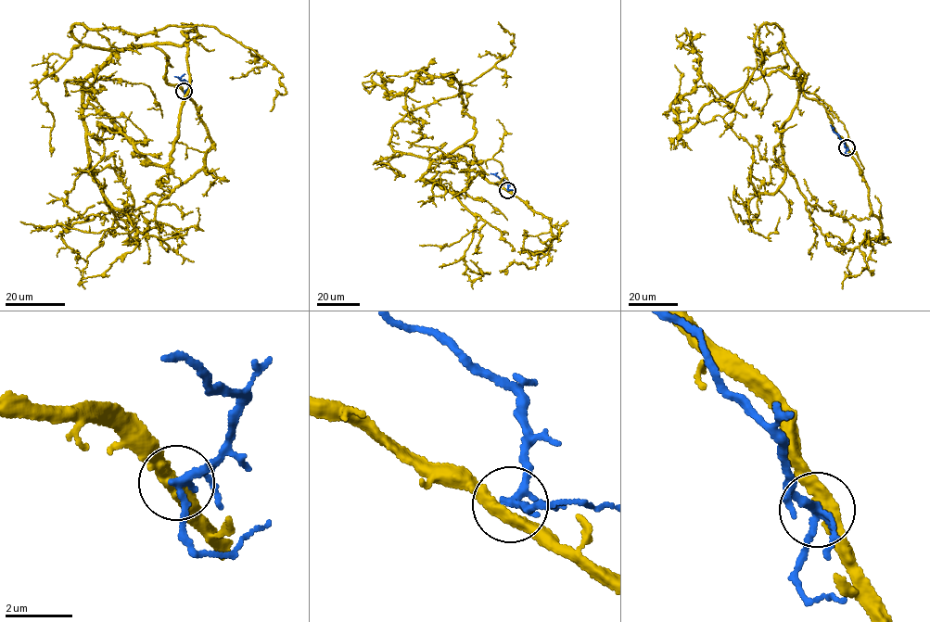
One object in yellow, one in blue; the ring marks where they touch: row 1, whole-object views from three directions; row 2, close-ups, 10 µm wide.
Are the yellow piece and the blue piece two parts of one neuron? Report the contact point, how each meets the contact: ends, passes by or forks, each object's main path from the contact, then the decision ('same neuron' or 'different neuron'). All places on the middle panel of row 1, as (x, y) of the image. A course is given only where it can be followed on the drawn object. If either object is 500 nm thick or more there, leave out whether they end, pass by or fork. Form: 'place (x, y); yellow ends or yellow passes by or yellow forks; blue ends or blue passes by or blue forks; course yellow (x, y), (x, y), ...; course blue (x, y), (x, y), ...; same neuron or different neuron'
place (507, 190); yellow passes by; blue forks; course yellow (506, 190), (464, 145), (435, 159), (426, 184), (454, 194), (469, 182), (464, 156), (414, 144), (432, 135); course blue (507, 190), (507, 184), (495, 174), (498, 172); different neuron

